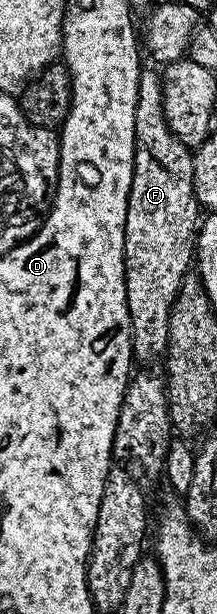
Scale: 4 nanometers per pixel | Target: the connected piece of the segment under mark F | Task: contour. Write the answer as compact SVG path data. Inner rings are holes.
M142 70L135 105L135 157L133 180L127 201L125 222L125 288L127 309L133 330L133 358L138 364L157 363L164 360L169 350L169 318L171 305L179 293L185 276L190 274L195 259L195 232L199 227L199 204L193 192L193 151L171 133L165 116L165 88L160 74Z

